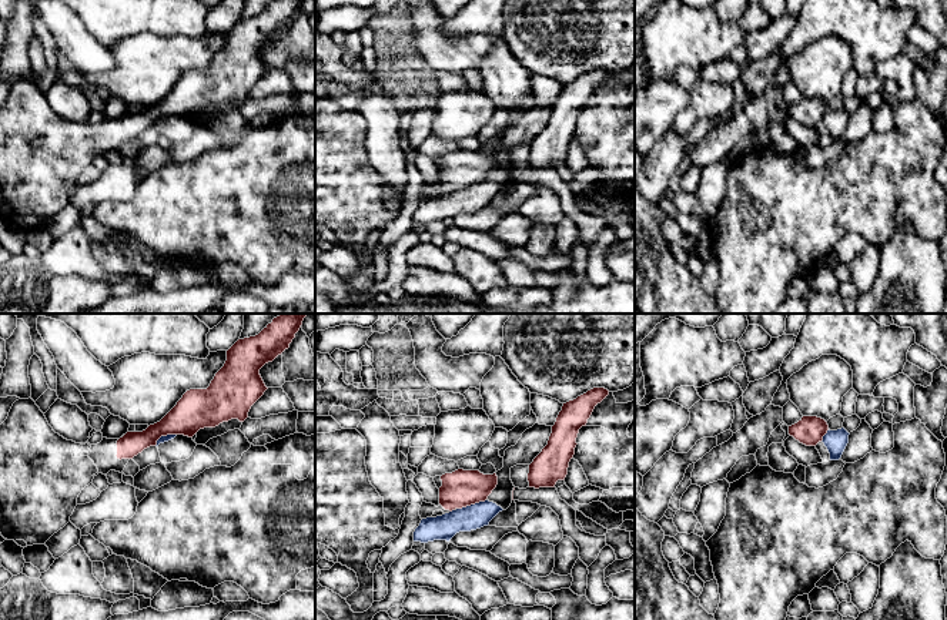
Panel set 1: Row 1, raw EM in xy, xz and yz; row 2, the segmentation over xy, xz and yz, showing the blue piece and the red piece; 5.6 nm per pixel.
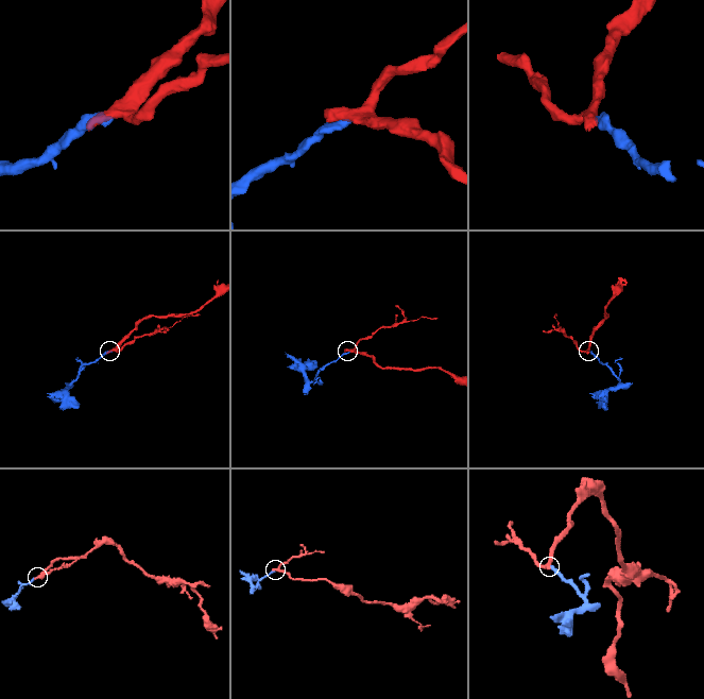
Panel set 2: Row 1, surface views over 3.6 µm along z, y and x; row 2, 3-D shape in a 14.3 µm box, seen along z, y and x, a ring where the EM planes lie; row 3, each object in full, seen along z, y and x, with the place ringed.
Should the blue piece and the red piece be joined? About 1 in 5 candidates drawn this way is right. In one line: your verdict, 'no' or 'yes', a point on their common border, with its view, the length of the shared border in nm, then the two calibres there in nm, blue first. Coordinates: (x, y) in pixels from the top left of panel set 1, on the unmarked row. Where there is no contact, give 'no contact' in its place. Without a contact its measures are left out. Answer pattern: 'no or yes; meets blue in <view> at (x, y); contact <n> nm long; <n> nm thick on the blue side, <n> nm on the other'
no; meets blue in xz at (471, 186); contact 180 nm long; 140 nm thick on the blue side, 200 nm on the other

